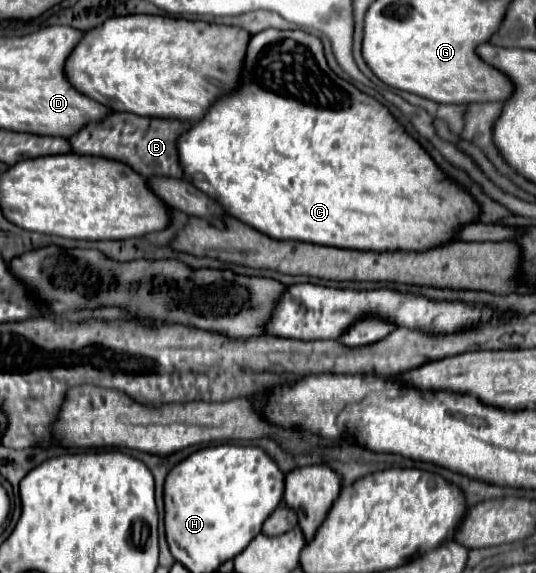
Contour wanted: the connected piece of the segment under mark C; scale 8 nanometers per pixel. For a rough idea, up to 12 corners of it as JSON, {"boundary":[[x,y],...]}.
{"boundary":[[303,29],[177,141],[273,239],[425,251],[471,195]]}

